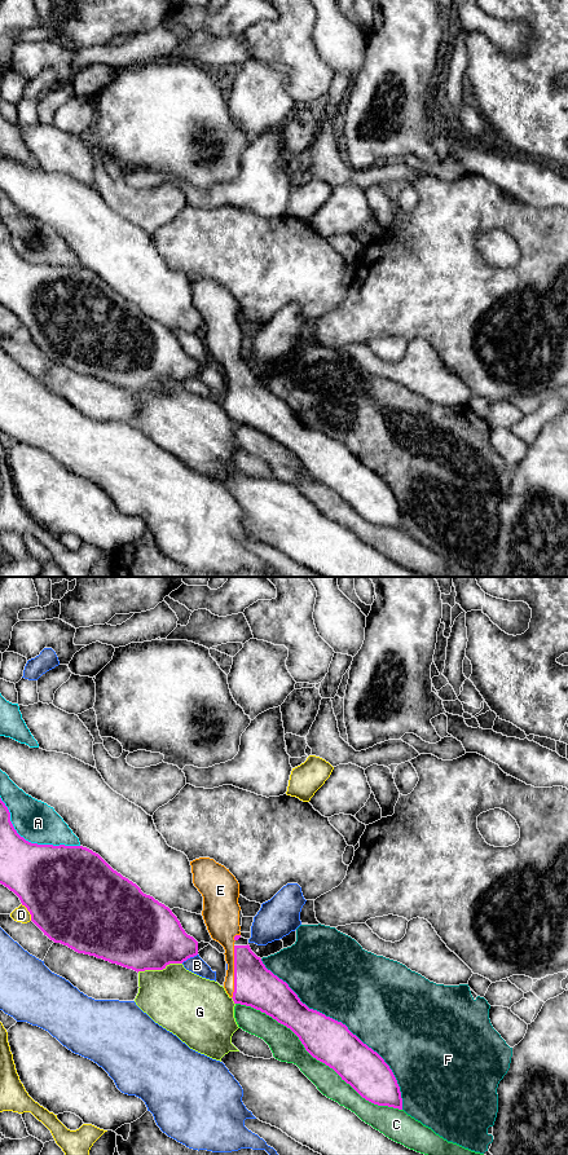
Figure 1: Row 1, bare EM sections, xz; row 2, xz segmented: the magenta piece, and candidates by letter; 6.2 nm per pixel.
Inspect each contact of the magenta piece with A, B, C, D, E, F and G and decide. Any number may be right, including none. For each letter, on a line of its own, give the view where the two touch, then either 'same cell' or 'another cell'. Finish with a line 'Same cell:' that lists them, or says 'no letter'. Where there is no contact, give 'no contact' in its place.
A: contact in xz; another cell
B: contact in xz; another cell
C: contact in xz; another cell
D: contact in xz; another cell
E: contact in xz; same cell
F: contact in xz; another cell
G: contact in xz; another cell
Same cell: E

